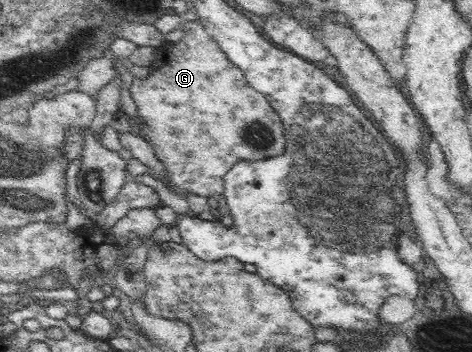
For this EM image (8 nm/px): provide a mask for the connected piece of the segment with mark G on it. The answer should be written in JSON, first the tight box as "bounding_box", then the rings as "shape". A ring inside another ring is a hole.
{"bounding_box":[129,19,286,200],"shape":[[[196,19],[184,23],[181,28],[185,32],[184,37],[176,43],[166,44],[159,51],[154,62],[155,74],[139,82],[133,80],[133,86],[129,86],[138,110],[137,119],[129,119],[129,122],[138,127],[139,137],[153,147],[155,157],[167,171],[169,185],[166,186],[174,194],[185,200],[186,195],[209,198],[223,194],[223,176],[228,174],[235,162],[257,161],[283,154],[286,139],[282,120],[271,103],[247,82],[244,72],[228,60],[202,23]]]}

